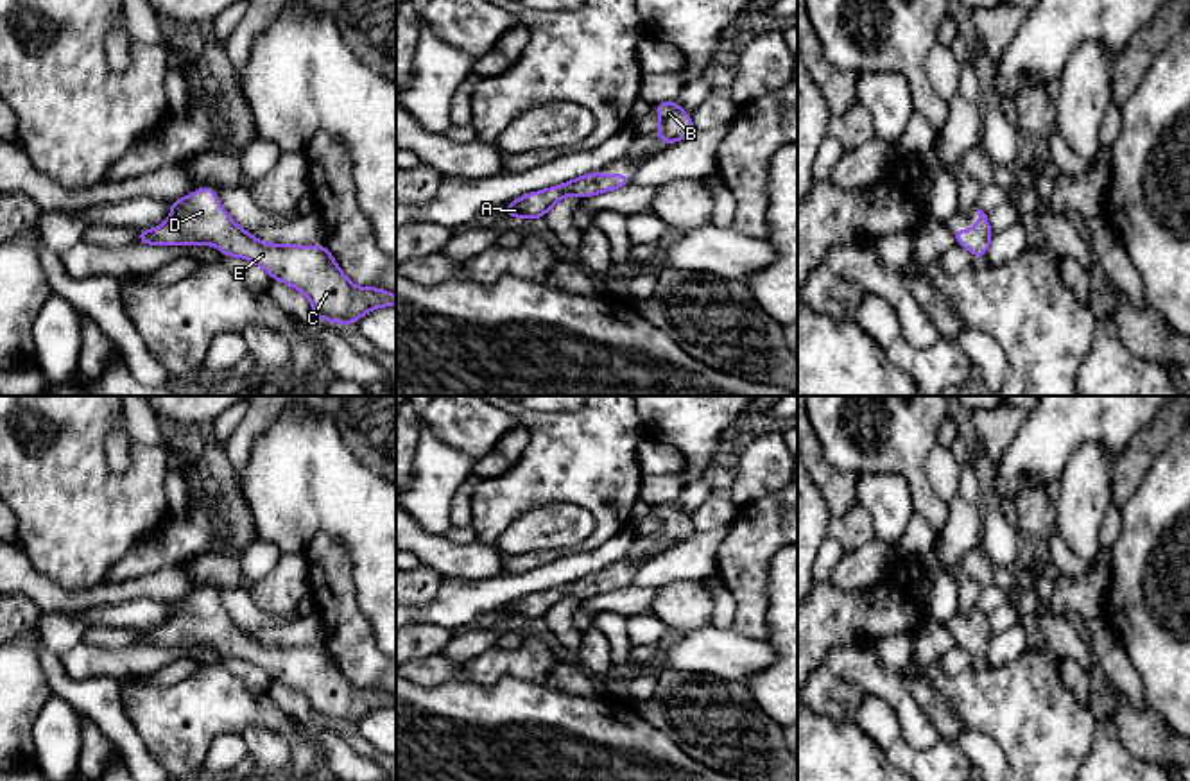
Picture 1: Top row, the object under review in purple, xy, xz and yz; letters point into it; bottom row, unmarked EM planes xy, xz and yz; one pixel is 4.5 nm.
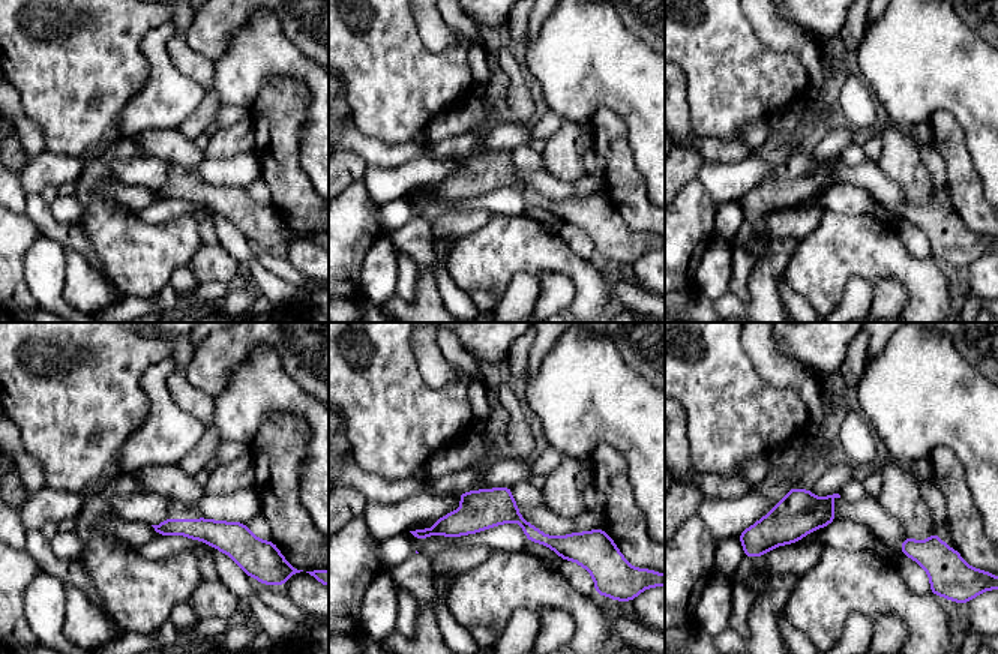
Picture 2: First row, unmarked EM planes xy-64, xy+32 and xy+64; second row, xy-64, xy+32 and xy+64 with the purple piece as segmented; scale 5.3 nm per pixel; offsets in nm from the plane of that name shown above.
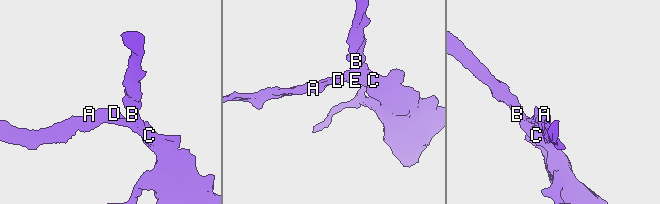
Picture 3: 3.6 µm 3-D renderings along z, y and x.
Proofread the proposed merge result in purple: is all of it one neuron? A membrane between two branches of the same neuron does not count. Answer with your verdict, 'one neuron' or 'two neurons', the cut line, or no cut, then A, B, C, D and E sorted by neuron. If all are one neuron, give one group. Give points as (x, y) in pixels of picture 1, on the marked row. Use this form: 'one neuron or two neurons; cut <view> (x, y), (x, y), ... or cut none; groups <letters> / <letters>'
one neuron; cut none; groups A B C D E

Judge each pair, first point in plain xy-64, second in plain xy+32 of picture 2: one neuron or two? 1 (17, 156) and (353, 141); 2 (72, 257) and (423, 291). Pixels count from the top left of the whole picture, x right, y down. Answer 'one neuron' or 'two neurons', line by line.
1: two neurons
2: two neurons

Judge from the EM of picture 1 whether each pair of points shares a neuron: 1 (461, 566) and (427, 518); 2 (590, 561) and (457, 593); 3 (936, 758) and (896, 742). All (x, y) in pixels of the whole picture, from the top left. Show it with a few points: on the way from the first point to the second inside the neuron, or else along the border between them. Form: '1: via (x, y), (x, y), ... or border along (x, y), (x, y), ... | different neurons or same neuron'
1: border along (414, 518), (423, 529), (443, 534) | different neurons
2: via (558, 572), (490, 593) | same neuron
3: via (927, 758), (913, 758), (905, 751) | same neuron

